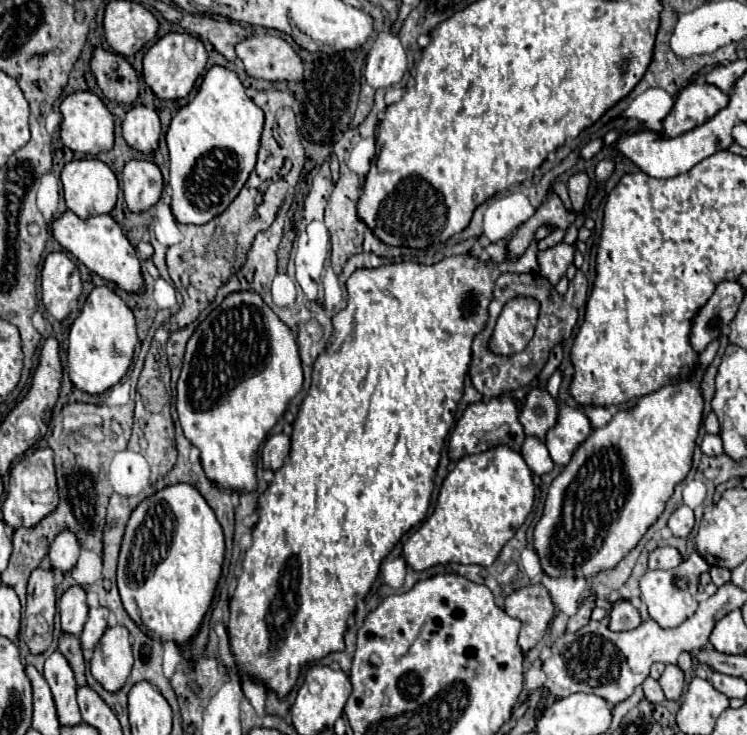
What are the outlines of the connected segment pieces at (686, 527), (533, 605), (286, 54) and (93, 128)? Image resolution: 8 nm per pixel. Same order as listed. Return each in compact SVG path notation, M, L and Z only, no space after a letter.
M681 505L671 517L669 517L669 529L673 531L675 537L687 537L691 533L695 525L695 519L693 519L693 509L687 507L687 505Z
M537 583L521 587L507 595L505 611L523 623L519 645L523 651L529 651L543 639L547 625L555 615L555 605L549 597L549 591L541 583Z
M253 35L235 47L245 65L245 73L265 81L299 81L303 61L295 49L279 35Z
M79 91L79 93L67 95L61 103L61 115L63 115L61 141L71 151L83 153L83 155L99 155L113 147L113 141L115 141L113 115L103 105L103 101L97 95L93 95L91 91Z

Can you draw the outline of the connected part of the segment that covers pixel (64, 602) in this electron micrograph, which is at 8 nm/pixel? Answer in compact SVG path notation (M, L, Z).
M69 587L59 601L61 629L69 635L81 635L87 621L87 601L81 587Z

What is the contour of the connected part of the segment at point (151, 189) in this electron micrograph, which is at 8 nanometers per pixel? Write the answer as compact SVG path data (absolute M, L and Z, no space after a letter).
M133 159L123 169L123 195L133 213L143 213L153 207L163 191L159 167L147 159Z

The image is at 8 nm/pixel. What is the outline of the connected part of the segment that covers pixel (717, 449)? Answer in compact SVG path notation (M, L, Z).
M705 435L703 443L701 443L701 451L703 451L705 455L711 455L711 457L723 455L723 445L721 445L719 435Z

